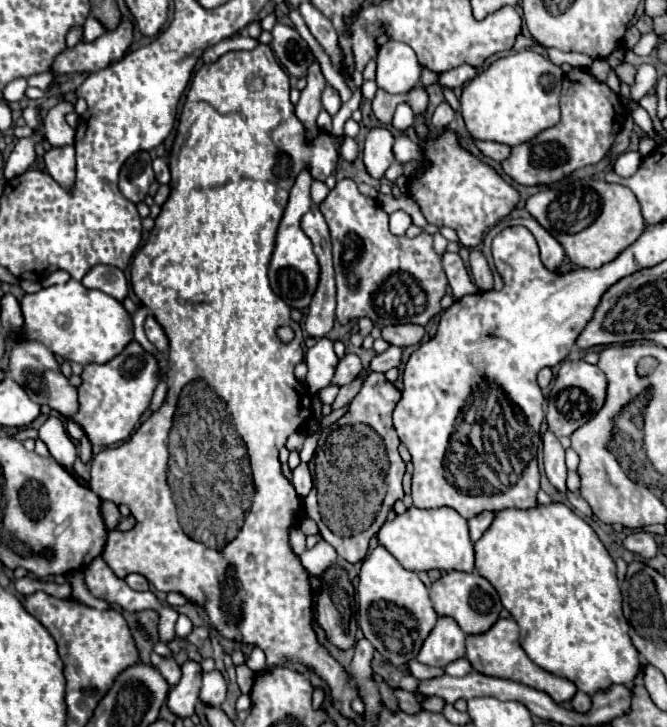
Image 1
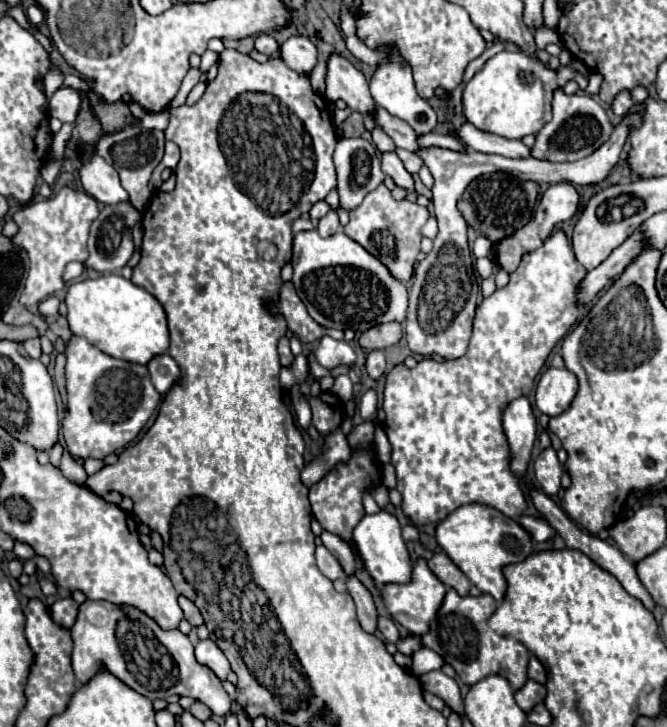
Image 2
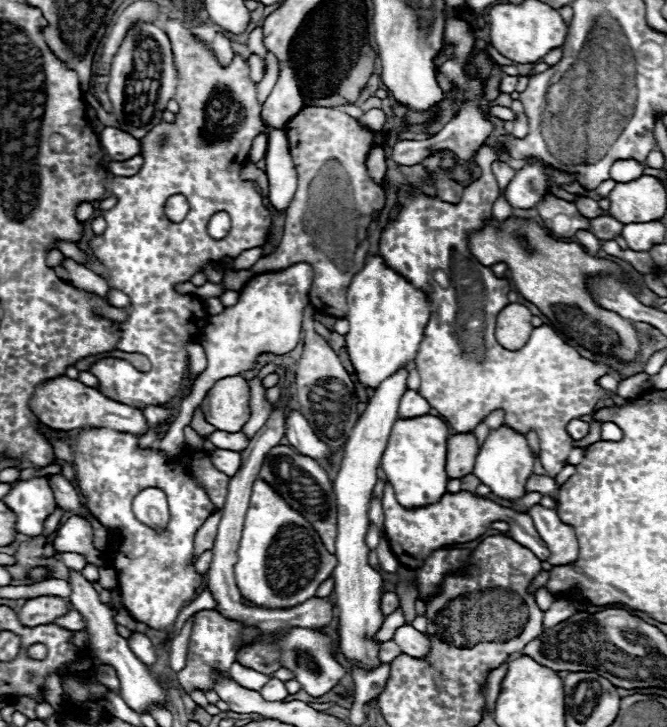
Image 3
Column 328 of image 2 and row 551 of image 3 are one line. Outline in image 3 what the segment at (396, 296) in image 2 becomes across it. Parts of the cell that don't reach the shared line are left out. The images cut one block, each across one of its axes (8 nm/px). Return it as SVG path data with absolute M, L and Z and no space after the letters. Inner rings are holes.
M258 478L252 486L250 508L238 544L238 562L234 564L240 594L270 610L292 608L312 598L318 586L330 578L336 564L336 556L324 548L312 524L308 524L300 512L290 508L268 482Z

